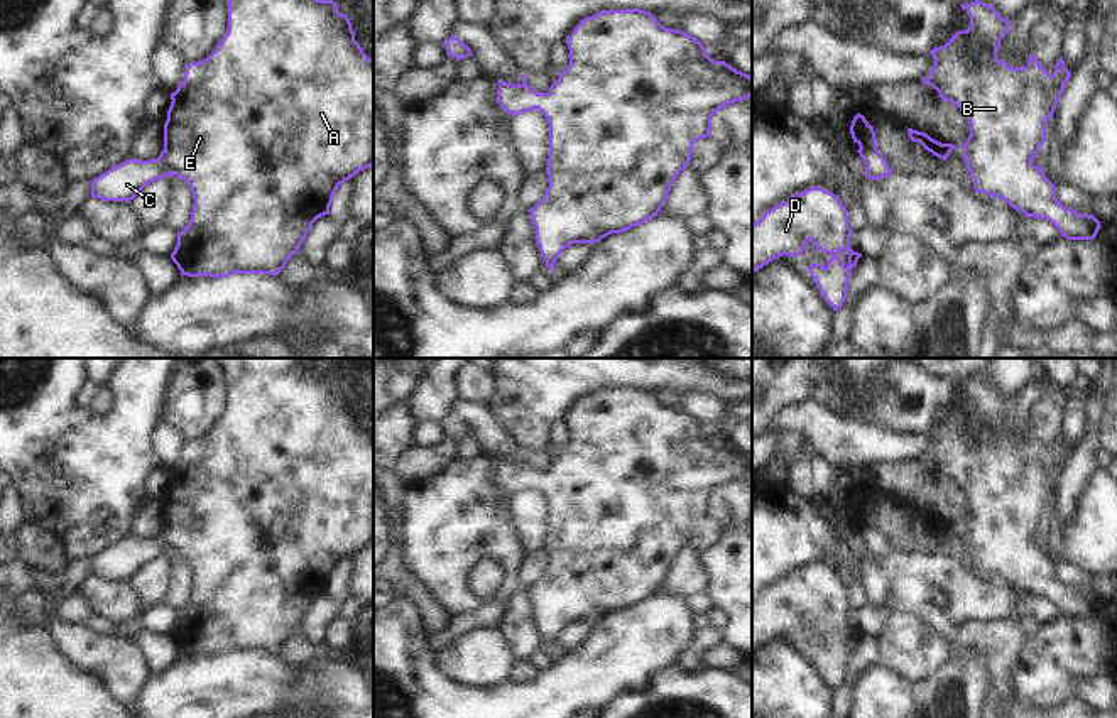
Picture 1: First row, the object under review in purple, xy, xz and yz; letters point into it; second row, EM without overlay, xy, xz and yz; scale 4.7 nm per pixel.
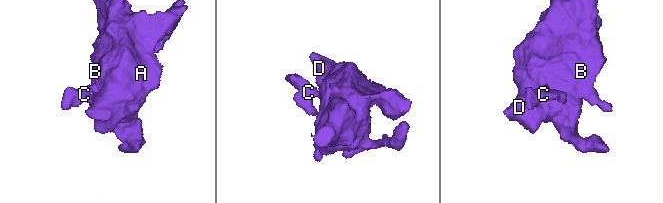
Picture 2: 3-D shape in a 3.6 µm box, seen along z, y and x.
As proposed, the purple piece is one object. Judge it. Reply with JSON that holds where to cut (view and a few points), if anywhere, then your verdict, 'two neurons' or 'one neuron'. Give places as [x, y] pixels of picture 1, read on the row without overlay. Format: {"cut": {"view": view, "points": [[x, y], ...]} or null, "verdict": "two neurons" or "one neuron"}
{"cut": null, "verdict": "one neuron"}

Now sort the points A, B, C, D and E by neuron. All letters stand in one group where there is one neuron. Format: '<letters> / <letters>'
A B C D E

